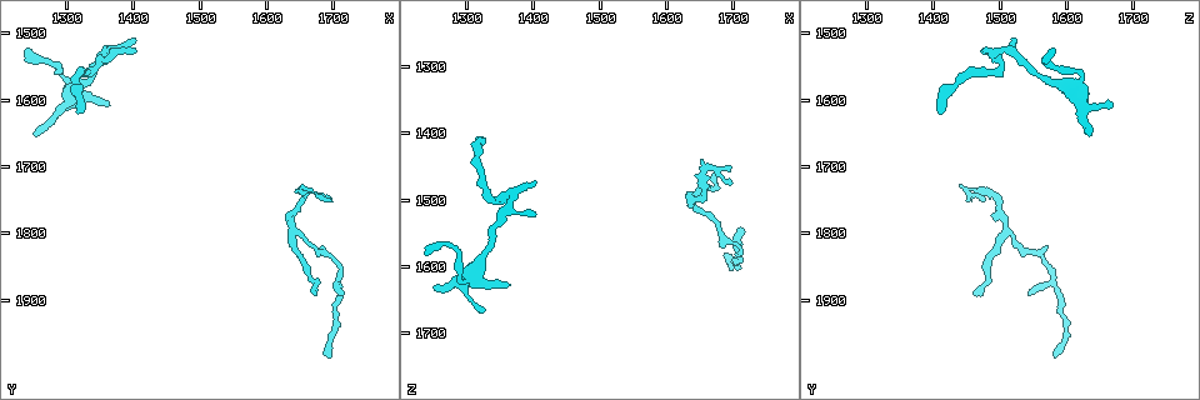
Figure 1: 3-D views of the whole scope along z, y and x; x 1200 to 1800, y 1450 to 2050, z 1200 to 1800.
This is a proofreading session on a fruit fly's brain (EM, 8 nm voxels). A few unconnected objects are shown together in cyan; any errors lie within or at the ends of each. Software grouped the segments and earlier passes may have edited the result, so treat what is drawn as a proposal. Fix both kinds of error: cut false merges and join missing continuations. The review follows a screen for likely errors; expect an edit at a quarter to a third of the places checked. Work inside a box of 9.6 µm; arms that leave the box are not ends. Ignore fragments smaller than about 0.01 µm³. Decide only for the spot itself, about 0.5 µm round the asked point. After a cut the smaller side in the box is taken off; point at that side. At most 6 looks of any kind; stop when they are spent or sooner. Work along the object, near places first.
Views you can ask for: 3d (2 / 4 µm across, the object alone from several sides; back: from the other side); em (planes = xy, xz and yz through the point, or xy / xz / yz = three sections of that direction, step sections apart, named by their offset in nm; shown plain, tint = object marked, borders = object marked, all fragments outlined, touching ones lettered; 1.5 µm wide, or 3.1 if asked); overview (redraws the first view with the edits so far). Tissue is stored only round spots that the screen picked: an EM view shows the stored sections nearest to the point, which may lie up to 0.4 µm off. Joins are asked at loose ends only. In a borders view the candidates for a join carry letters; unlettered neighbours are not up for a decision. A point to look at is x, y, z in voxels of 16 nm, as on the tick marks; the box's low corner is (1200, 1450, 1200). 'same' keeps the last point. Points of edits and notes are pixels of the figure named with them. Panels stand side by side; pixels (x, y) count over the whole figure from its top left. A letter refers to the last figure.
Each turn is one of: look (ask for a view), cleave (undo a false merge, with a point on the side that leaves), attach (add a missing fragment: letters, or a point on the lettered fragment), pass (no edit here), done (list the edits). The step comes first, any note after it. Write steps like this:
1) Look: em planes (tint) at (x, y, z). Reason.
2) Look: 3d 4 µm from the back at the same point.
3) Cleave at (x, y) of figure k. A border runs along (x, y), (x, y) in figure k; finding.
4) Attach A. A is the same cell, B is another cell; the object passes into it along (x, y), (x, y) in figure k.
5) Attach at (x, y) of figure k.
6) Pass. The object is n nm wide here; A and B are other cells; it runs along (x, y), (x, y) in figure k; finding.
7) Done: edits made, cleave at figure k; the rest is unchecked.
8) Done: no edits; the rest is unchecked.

Look: 3d 2 µm at (1365, 1605, 1635). An open end.

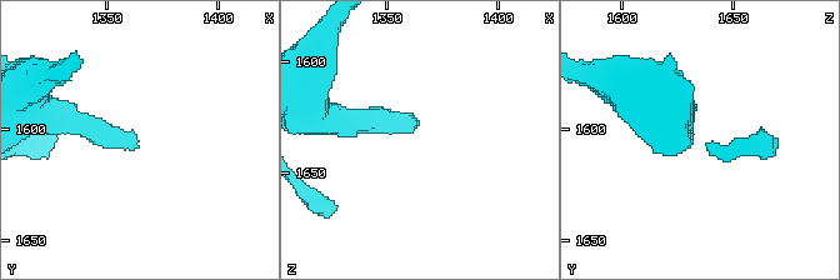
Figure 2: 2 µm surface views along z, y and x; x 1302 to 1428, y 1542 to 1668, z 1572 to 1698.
Look: em planes (plain) at (1363, 1608, 1630). Now the EM.

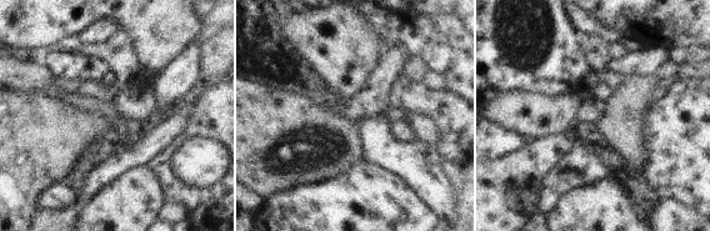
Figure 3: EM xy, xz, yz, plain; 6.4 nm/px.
Look: em planes (borders) at the same point.

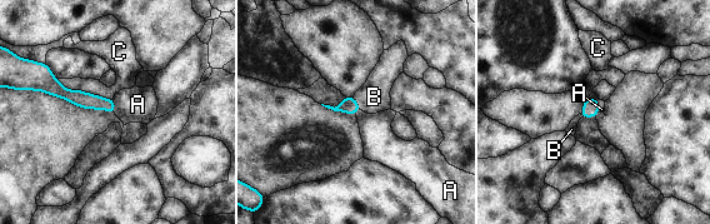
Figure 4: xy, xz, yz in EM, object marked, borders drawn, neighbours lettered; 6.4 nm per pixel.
Attach B. The longest contact is with C, 400 nm; B is the same cell, A and C are other cells; the object passes into it along (349, 105), (358, 104), (374, 96) in figure 4; it goes on there.

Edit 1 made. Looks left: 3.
Look: overview. Redraw.

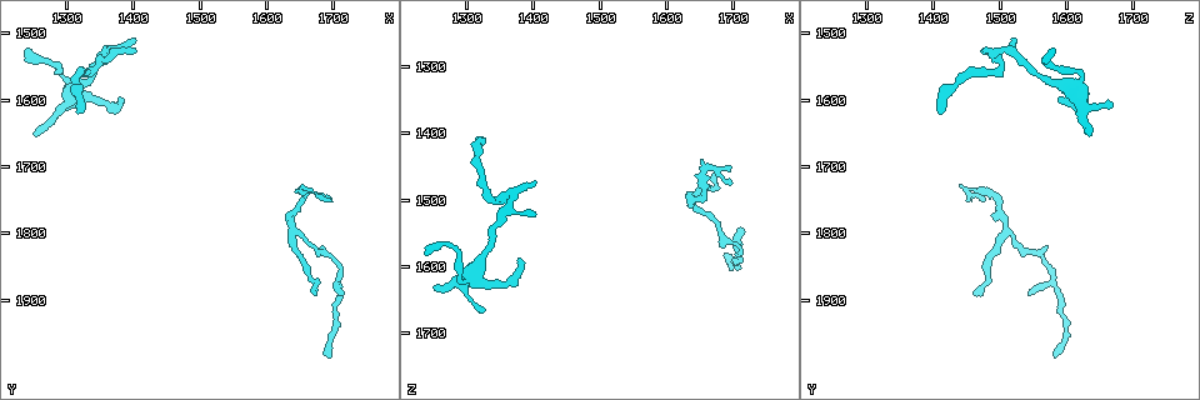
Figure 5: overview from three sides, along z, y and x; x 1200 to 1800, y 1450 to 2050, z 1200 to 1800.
Look: em planes (borders) at (1250, 1645, 1630).

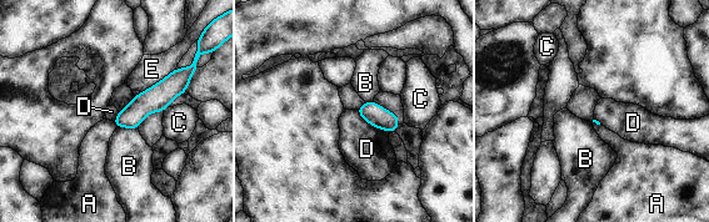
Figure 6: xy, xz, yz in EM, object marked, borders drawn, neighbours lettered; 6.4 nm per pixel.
Pass. A, B, C, D and E are other cells; it runs along (178, 71), (153, 100), (118, 122) in figure 6; no lettered fragment goes on from it.

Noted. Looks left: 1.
Done: edits made, attach at figure 4; the rest is unchecked.

